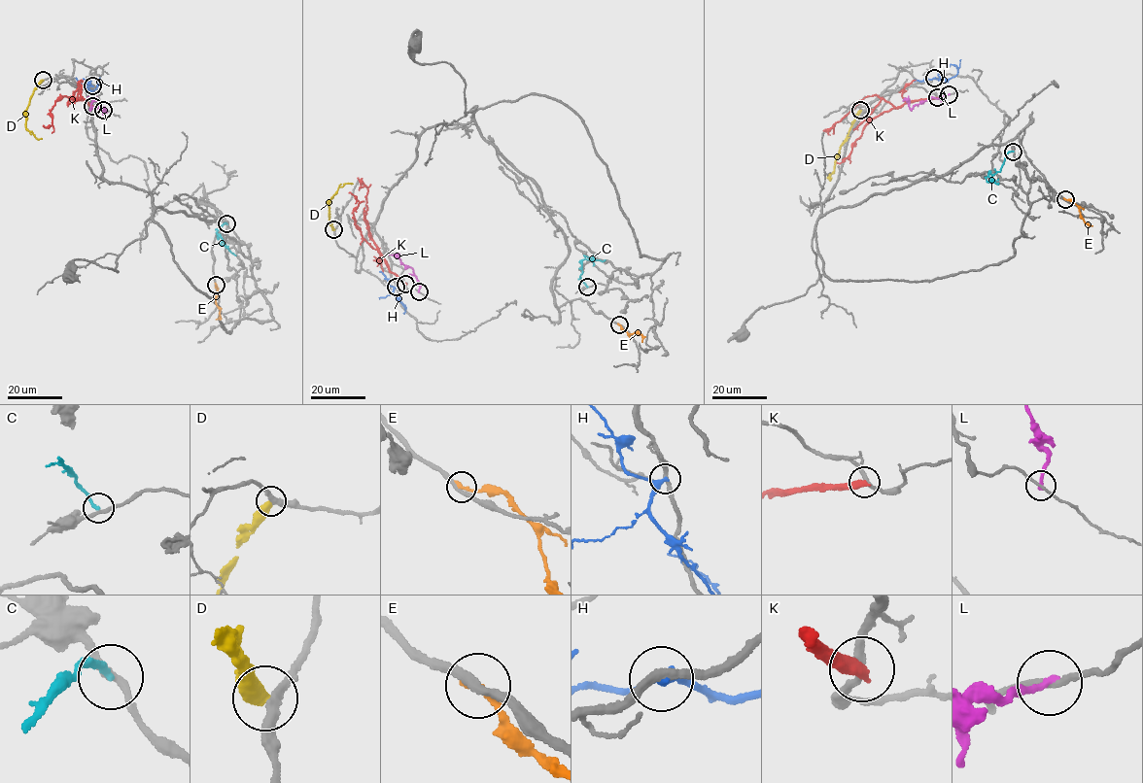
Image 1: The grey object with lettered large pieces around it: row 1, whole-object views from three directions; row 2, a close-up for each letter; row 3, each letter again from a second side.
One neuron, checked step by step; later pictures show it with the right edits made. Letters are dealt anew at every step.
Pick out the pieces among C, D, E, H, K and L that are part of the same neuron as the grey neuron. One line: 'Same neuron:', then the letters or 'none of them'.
Same neuron: none of them

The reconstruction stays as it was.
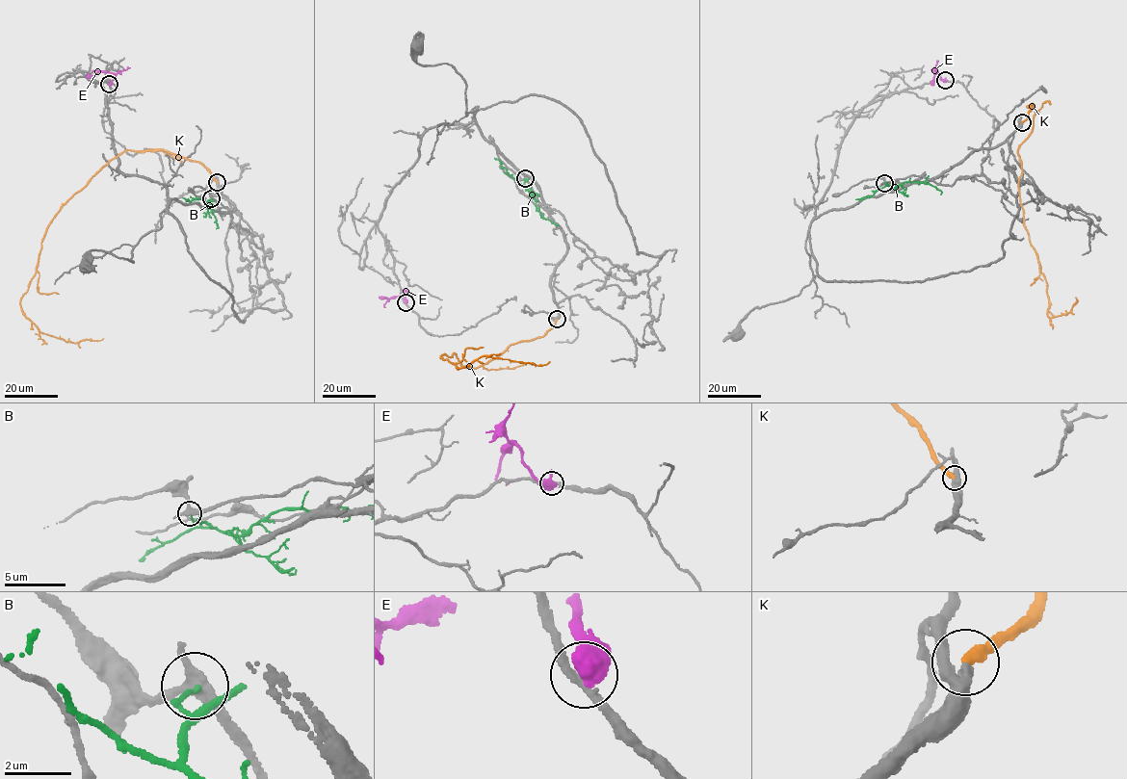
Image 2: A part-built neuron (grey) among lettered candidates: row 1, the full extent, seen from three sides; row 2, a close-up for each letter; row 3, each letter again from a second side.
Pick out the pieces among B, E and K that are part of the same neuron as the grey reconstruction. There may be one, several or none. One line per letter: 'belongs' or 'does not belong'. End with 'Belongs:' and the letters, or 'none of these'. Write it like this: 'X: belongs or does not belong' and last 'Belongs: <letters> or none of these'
B: does not belong
E: does not belong
K: belongs
Belongs: K

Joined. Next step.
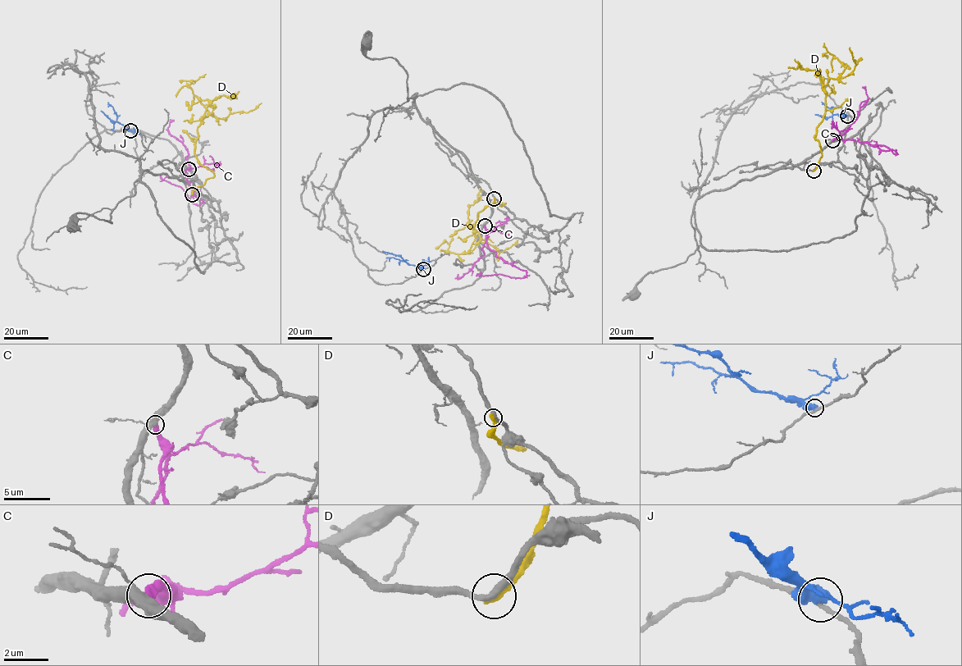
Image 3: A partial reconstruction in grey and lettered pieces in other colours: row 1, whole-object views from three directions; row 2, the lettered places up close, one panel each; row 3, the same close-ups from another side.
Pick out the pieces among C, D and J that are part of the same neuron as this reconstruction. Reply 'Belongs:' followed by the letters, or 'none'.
Belongs: none

